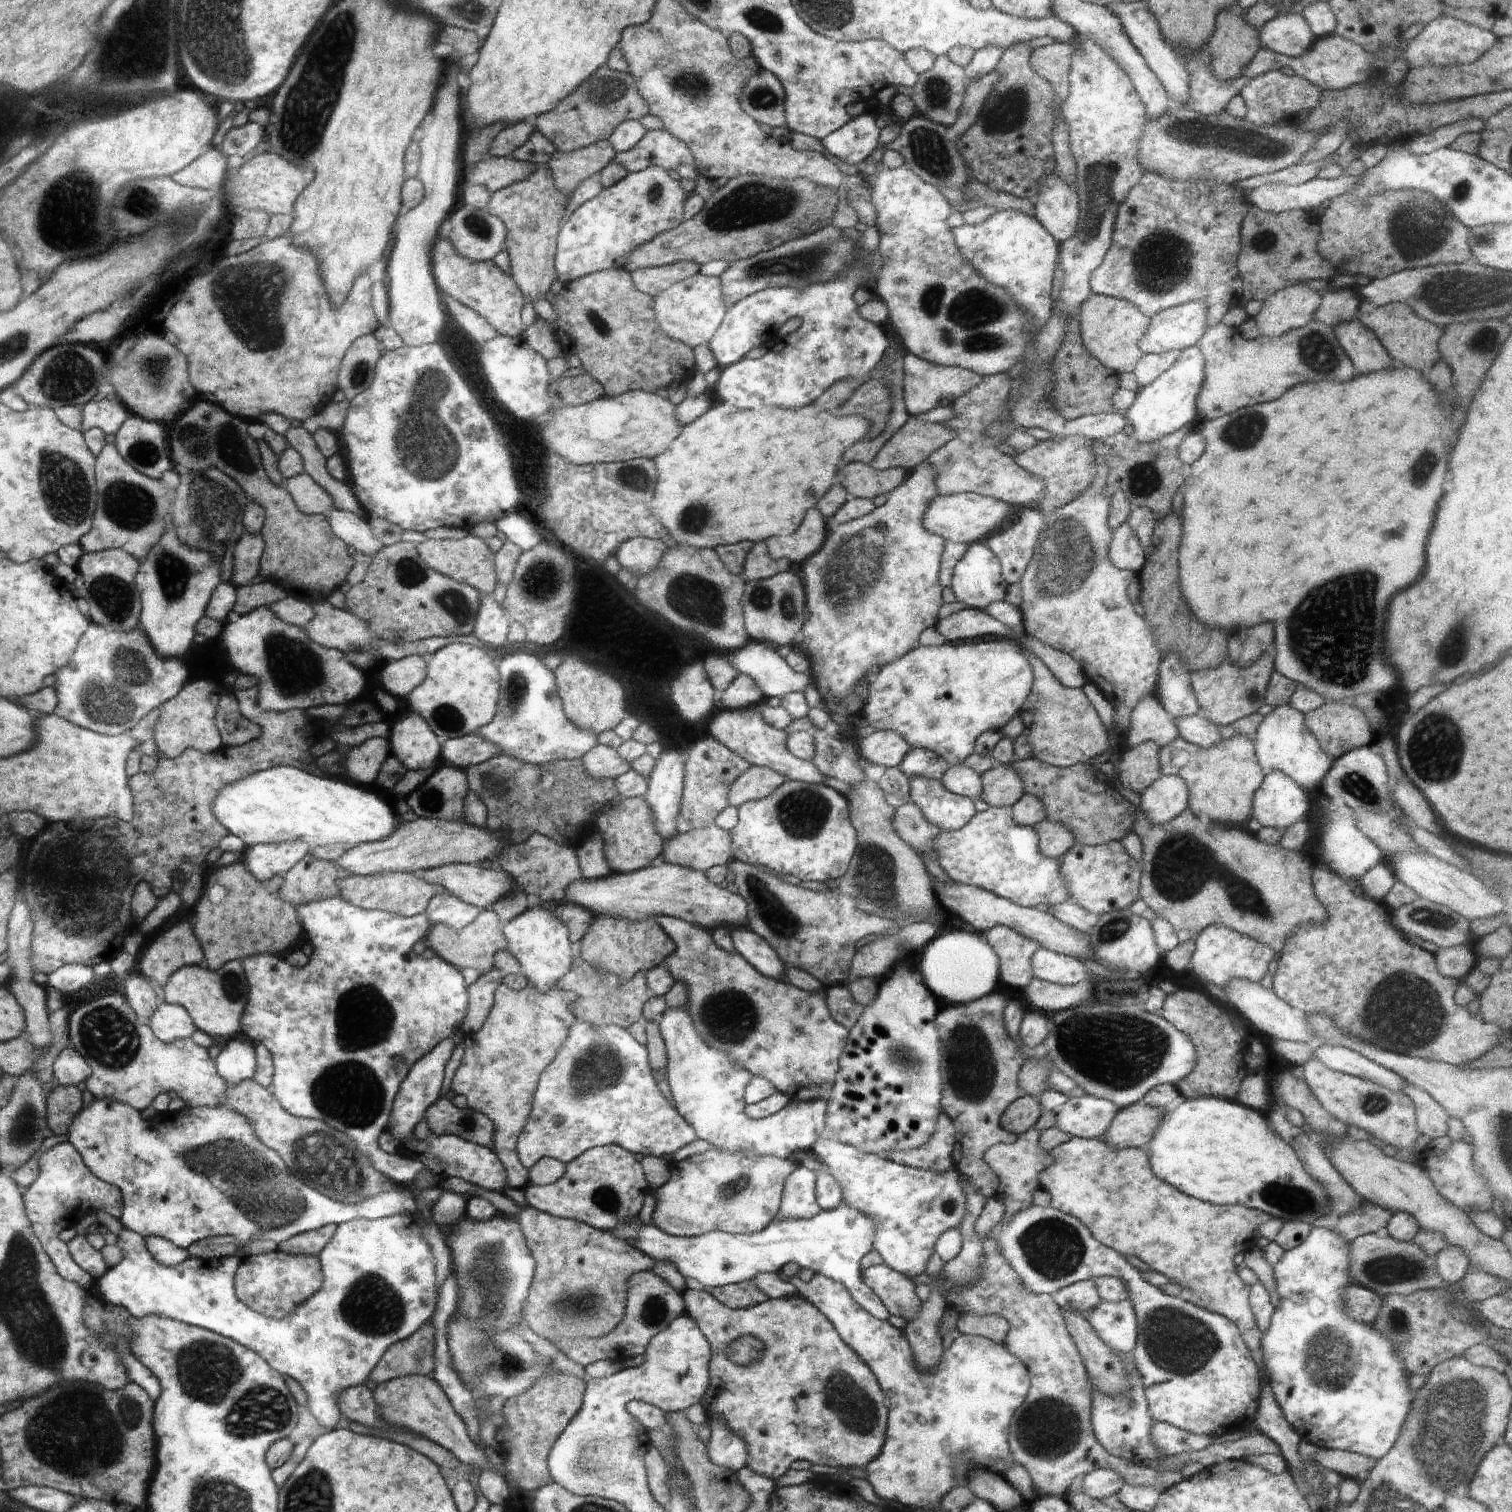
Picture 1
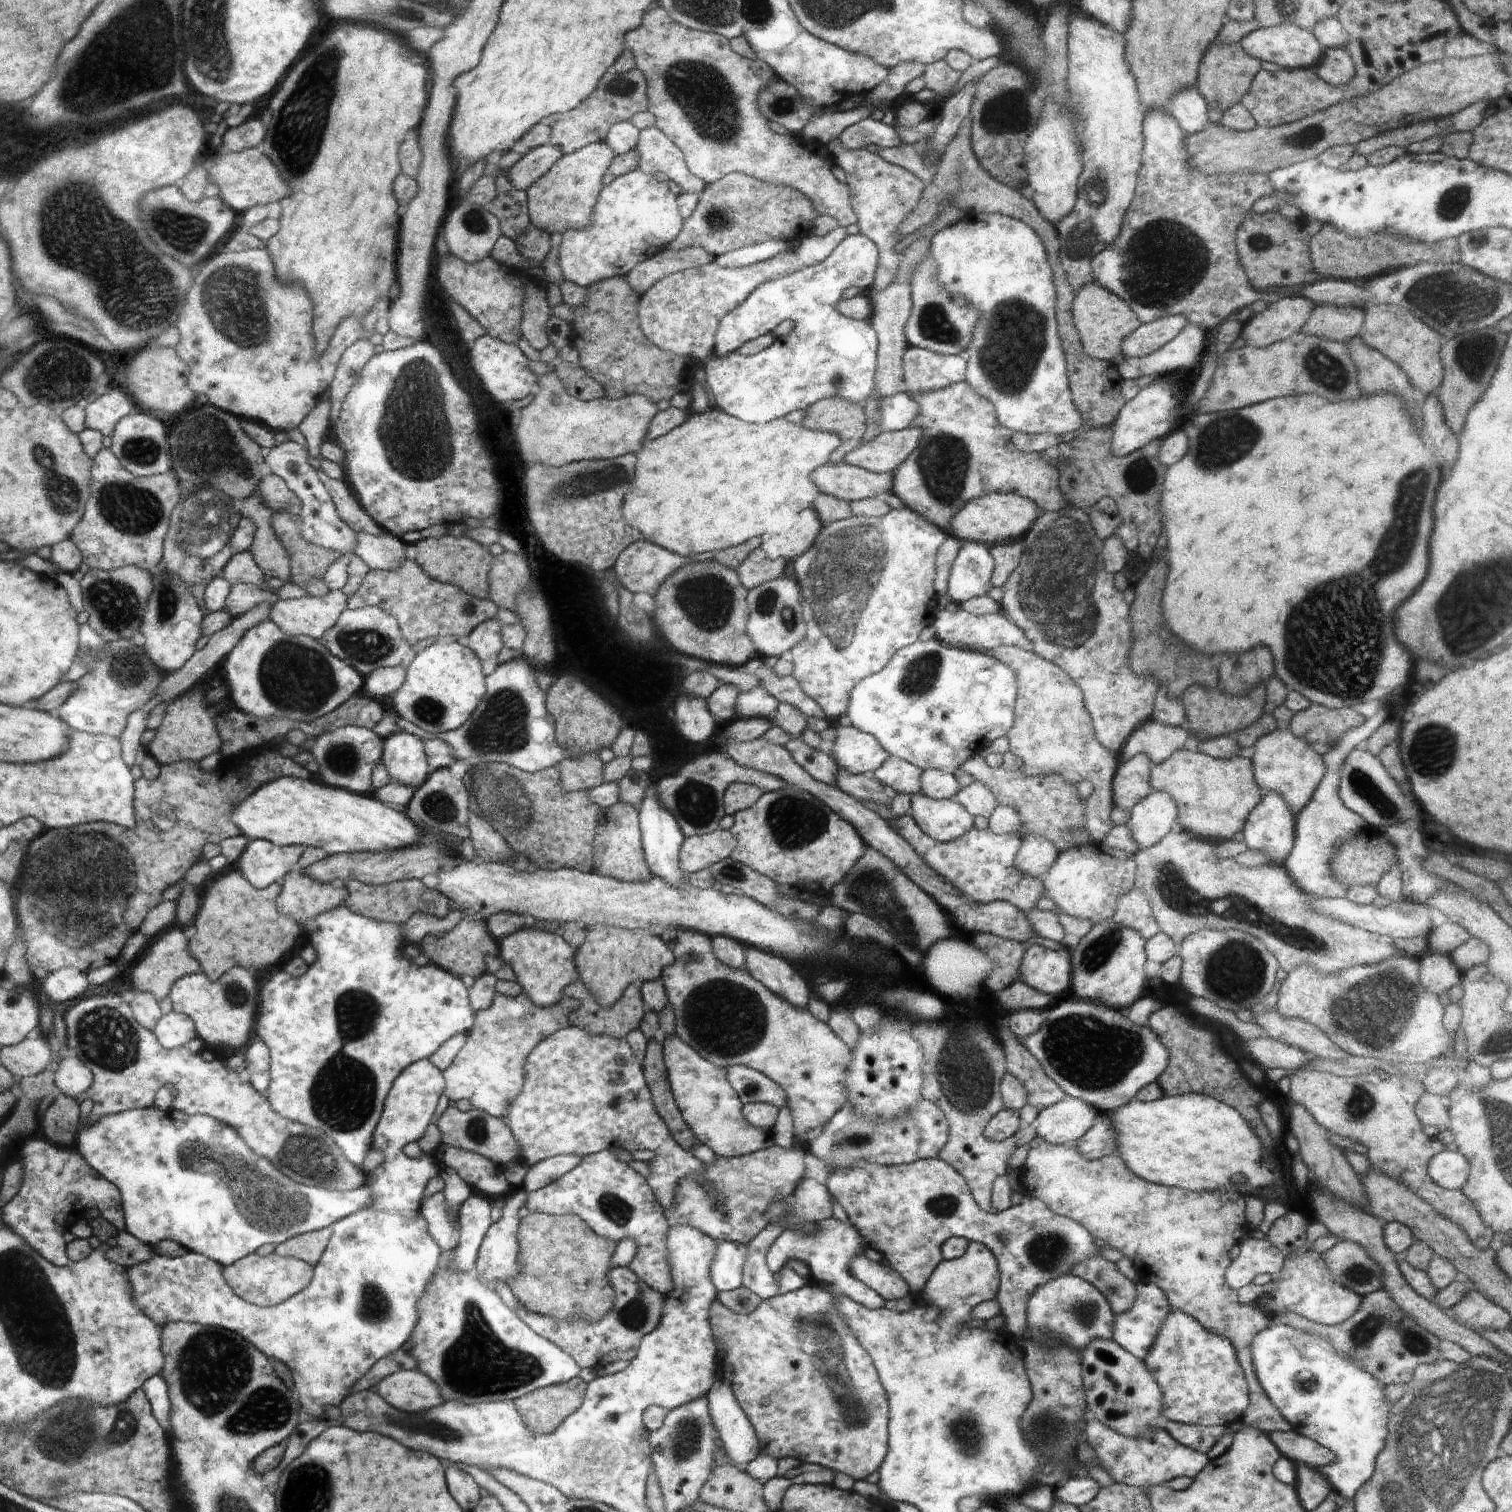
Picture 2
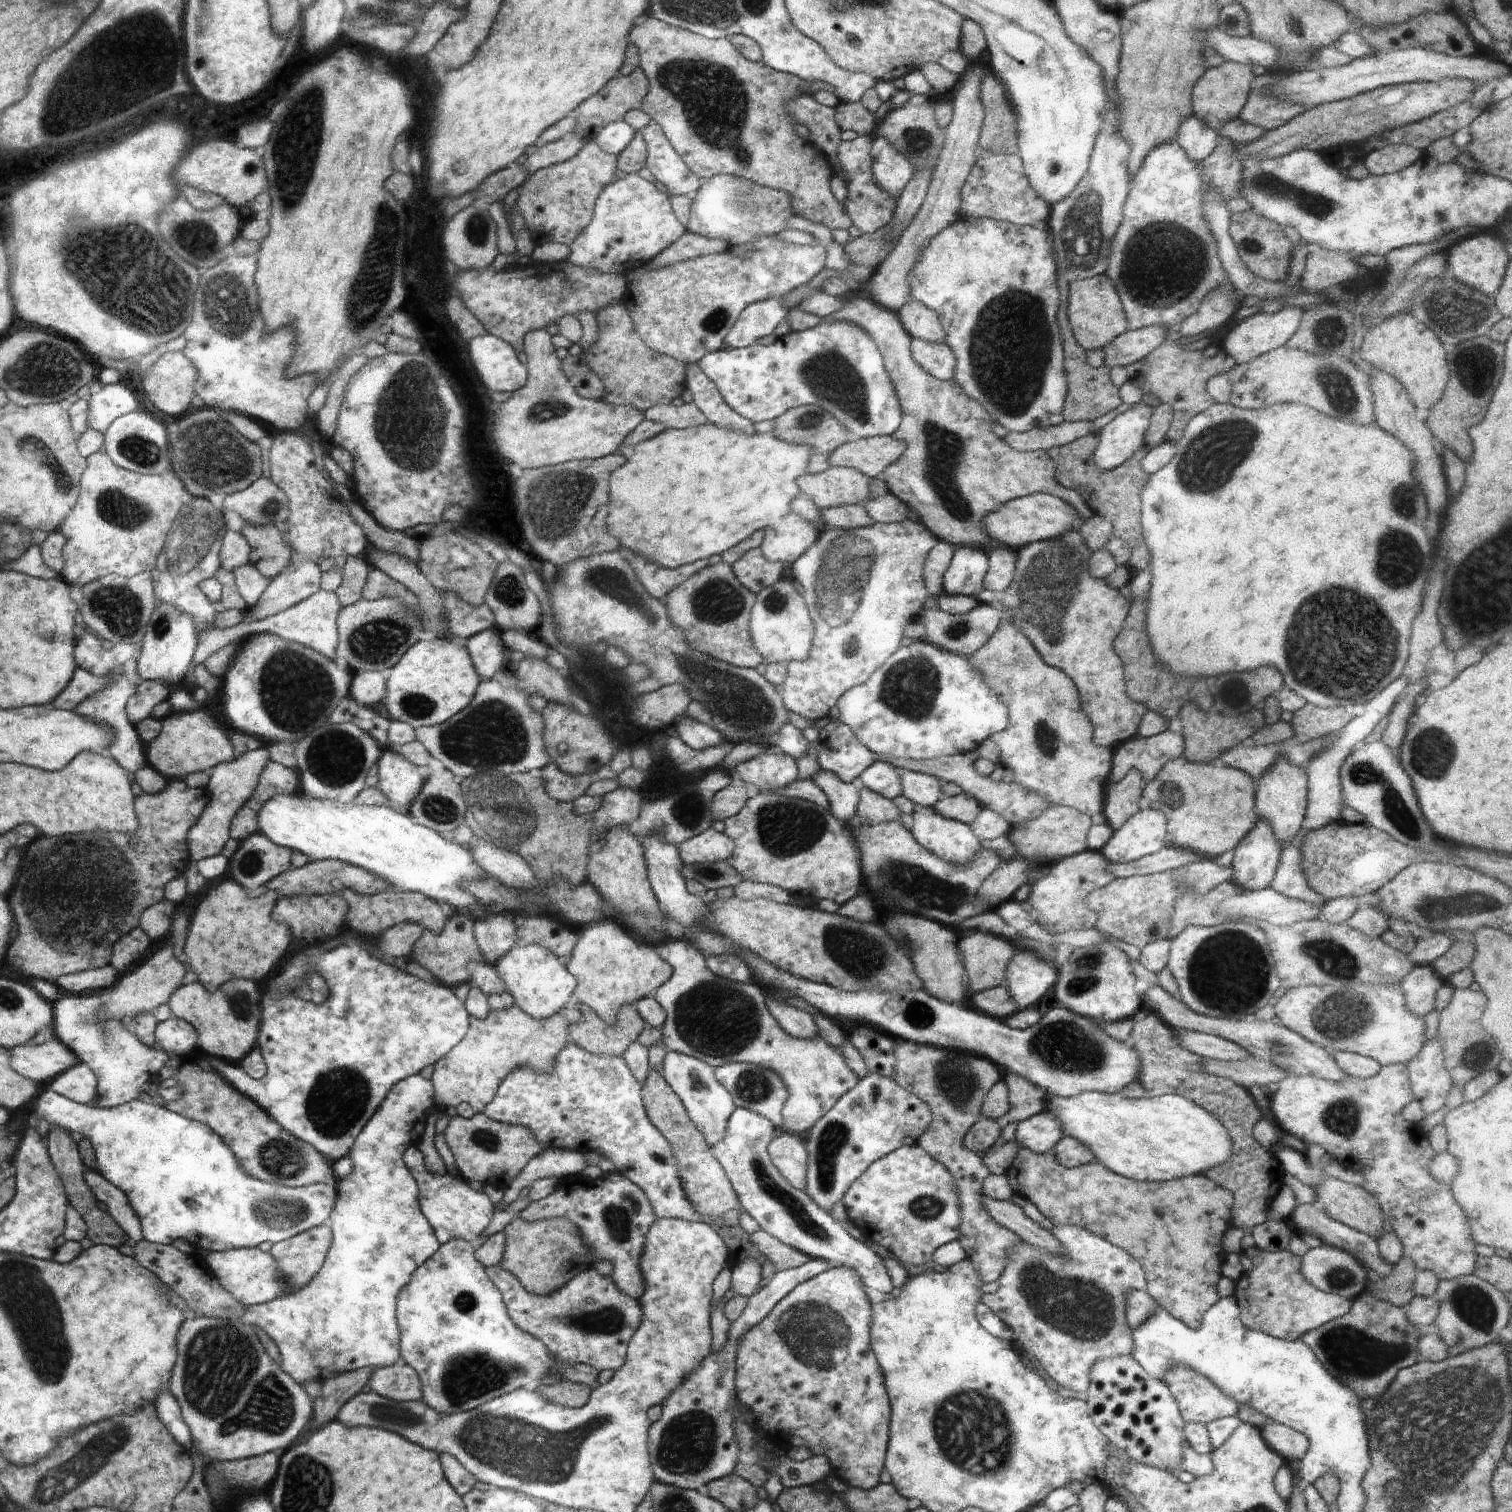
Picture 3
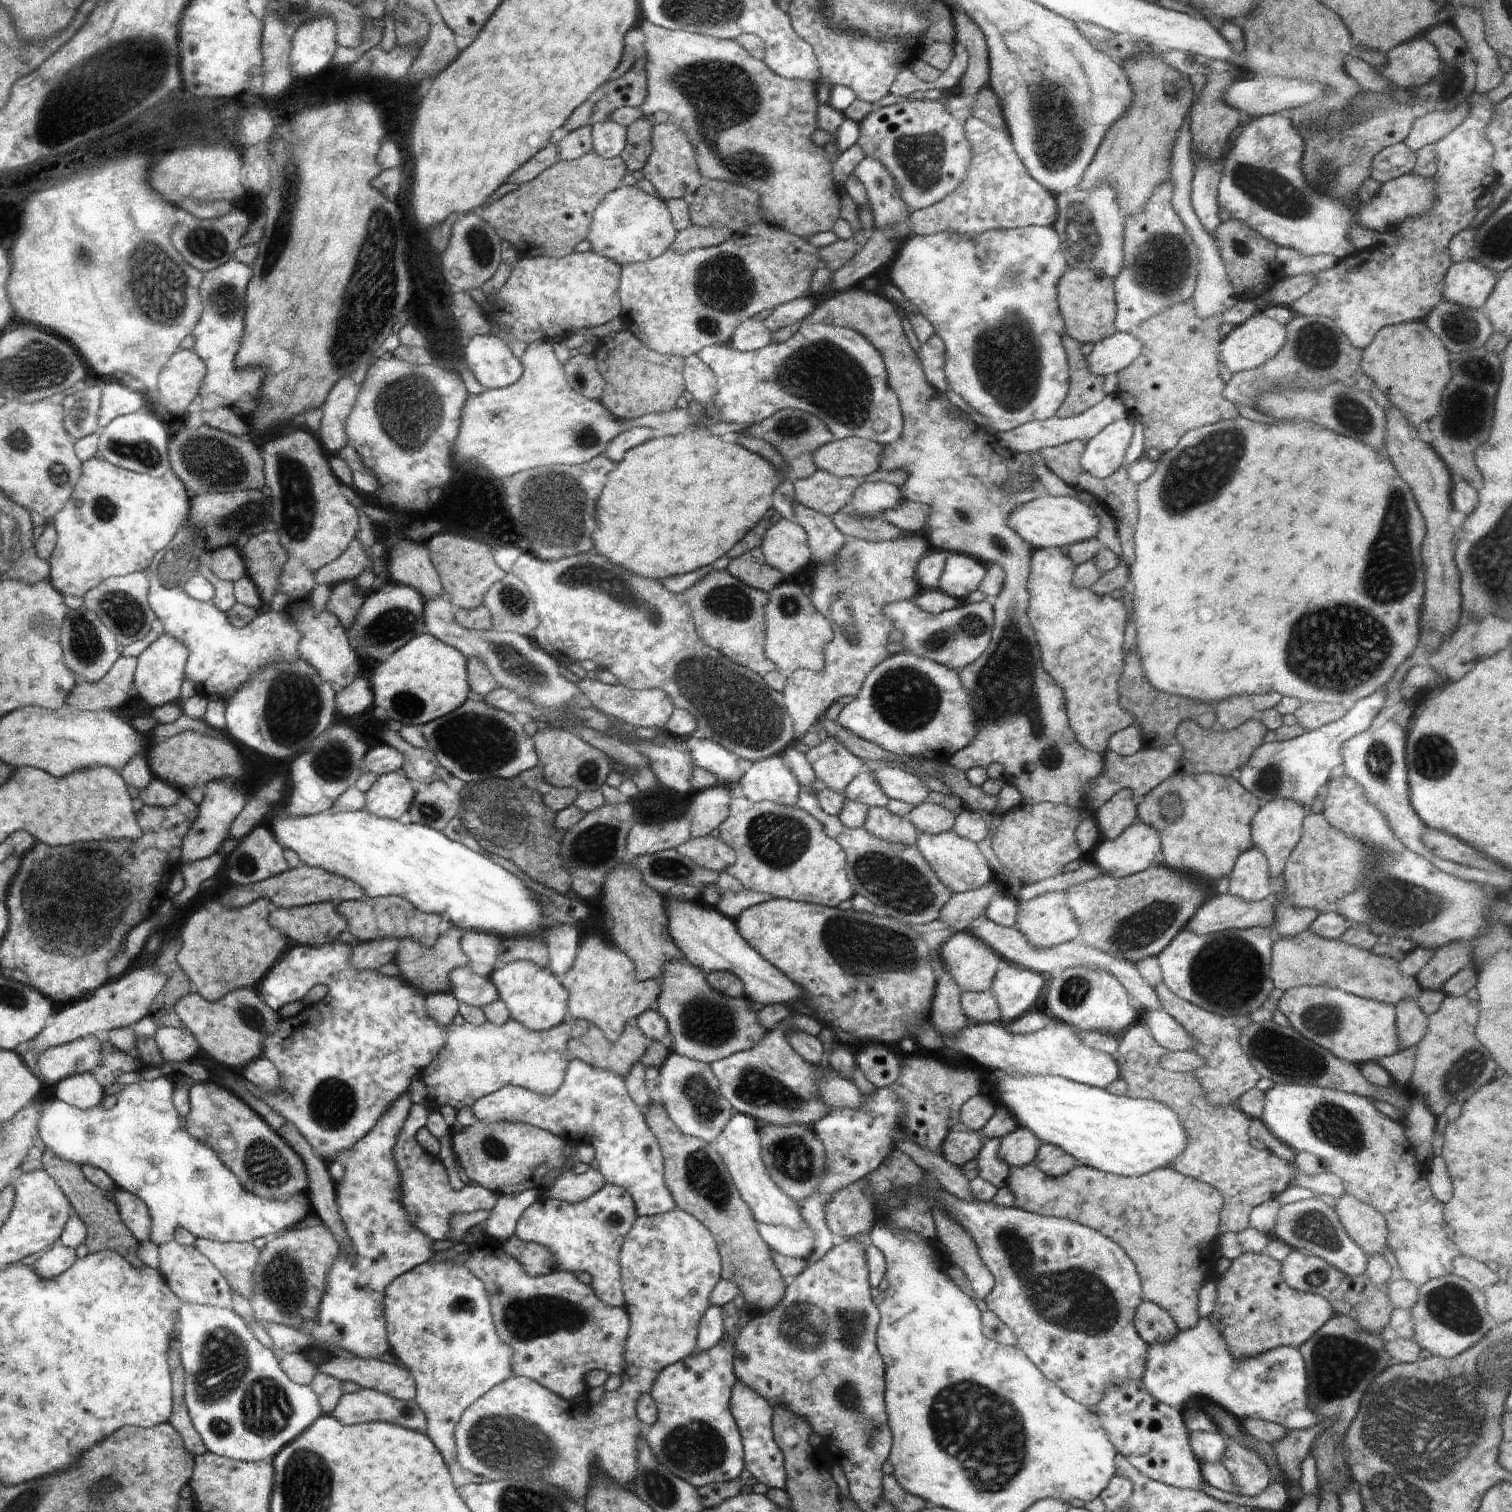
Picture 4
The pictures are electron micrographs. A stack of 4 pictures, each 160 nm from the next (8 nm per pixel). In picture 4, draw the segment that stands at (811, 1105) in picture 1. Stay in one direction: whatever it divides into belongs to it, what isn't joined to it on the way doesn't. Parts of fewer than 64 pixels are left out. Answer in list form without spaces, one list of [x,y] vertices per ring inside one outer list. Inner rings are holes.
[[[670,1052],[659,1067],[659,1081],[656,1088],[650,1090],[652,1099],[660,1101],[668,1111],[670,1118],[679,1129],[714,1144],[716,1137],[724,1130],[725,1124],[733,1116],[731,1104],[723,1097],[719,1082],[714,1076],[710,1063],[691,1059]]]

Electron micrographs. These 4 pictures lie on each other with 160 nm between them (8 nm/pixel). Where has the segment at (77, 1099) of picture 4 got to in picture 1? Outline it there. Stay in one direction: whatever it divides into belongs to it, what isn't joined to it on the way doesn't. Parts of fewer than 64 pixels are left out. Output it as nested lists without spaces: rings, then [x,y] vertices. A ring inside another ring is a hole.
[[[70,1046],[62,1049],[55,1058],[53,1076],[62,1086],[76,1085],[82,1088],[90,1073],[90,1062],[86,1064],[86,1060]]]

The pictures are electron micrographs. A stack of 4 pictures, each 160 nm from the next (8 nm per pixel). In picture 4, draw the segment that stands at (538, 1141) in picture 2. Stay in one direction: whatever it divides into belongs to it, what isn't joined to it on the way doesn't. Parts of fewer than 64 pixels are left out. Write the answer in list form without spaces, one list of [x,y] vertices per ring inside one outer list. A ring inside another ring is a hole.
[[[574,1059],[574,1062],[570,1062],[570,1074],[566,1074],[565,1078],[566,1086],[562,1086],[558,1092],[551,1095],[506,1085],[506,1090],[498,1090],[498,1092],[480,1098],[472,1106],[474,1116],[478,1121],[487,1123],[500,1121],[526,1123],[547,1131],[550,1130],[550,1124],[552,1124],[551,1133],[558,1135],[564,1142],[568,1140],[568,1134],[584,1134],[582,1140],[595,1148],[598,1170],[605,1178],[605,1182],[621,1186],[629,1191],[636,1203],[638,1215],[652,1216],[676,1209],[676,1200],[665,1183],[664,1155],[661,1153],[661,1145],[646,1122],[644,1113],[633,1101],[625,1077],[613,1070],[599,1069],[583,1060]]]

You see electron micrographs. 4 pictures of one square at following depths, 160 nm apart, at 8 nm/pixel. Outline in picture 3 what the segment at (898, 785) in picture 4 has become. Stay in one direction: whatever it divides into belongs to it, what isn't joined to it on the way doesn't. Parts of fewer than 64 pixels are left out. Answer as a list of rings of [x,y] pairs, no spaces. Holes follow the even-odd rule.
[[[900,770],[900,780],[903,794],[912,802],[924,807],[933,807],[943,799],[941,786],[944,784],[939,778],[911,770]]]

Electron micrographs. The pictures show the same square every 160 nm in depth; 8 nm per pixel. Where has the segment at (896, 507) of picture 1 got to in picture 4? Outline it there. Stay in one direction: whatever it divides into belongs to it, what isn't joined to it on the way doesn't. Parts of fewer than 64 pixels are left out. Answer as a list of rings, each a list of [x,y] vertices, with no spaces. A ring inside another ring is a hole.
[[[911,533],[906,535],[898,535],[895,539],[888,539],[883,541],[865,541],[862,539],[857,539],[856,537],[844,538],[844,544],[842,548],[837,552],[837,557],[833,562],[833,565],[818,565],[812,566],[813,575],[811,577],[811,587],[812,592],[809,595],[814,608],[825,616],[830,621],[830,626],[833,632],[831,641],[828,642],[824,658],[825,665],[823,671],[811,671],[810,669],[799,668],[793,670],[791,673],[787,674],[787,683],[784,687],[784,690],[781,692],[783,696],[784,704],[786,705],[788,714],[792,717],[793,720],[793,738],[794,742],[799,742],[801,740],[801,736],[810,730],[819,722],[820,718],[824,716],[825,712],[834,704],[838,698],[844,698],[844,696],[852,696],[854,698],[861,689],[863,685],[865,676],[877,665],[880,664],[883,660],[886,660],[891,654],[888,653],[888,633],[892,630],[892,624],[885,617],[883,608],[888,604],[888,602],[900,602],[900,600],[908,600],[912,601],[918,594],[920,594],[921,589],[919,588],[919,584],[915,579],[916,576],[916,568],[919,566],[920,559],[924,557],[932,548],[930,546],[930,542],[926,536],[918,535],[917,533]]]

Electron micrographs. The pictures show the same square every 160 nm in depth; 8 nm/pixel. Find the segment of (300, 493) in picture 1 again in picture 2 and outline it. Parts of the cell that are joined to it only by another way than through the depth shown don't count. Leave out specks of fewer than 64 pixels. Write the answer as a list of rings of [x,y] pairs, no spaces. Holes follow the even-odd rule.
[[[278,475],[263,476],[258,490],[273,512],[300,514],[301,499]]]

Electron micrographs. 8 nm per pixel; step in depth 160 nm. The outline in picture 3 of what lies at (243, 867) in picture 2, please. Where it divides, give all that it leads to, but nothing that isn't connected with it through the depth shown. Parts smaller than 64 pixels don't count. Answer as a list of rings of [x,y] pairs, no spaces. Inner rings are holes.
[[[260,832],[251,834],[240,842],[238,850],[229,858],[230,876],[238,884],[246,886],[248,890],[256,890],[258,886],[267,886],[280,873],[292,868],[292,854],[289,848],[278,846],[266,835]]]

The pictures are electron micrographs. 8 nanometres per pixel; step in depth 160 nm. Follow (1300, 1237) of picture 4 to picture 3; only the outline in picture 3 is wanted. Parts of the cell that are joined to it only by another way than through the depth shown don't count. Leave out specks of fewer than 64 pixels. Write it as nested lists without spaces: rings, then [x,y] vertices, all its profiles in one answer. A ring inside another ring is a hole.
[[[1311,1200],[1305,1204],[1297,1202],[1294,1211],[1289,1216],[1289,1220],[1293,1224],[1296,1234],[1311,1233],[1319,1237],[1322,1240],[1322,1243],[1346,1249],[1363,1264],[1364,1268],[1368,1269],[1369,1272],[1372,1272],[1374,1275],[1378,1274],[1380,1277],[1390,1275],[1395,1268],[1391,1262],[1383,1259],[1377,1245],[1377,1239],[1366,1233],[1354,1230],[1341,1221],[1334,1220],[1334,1218],[1331,1218],[1324,1212],[1324,1209],[1317,1201]]]

